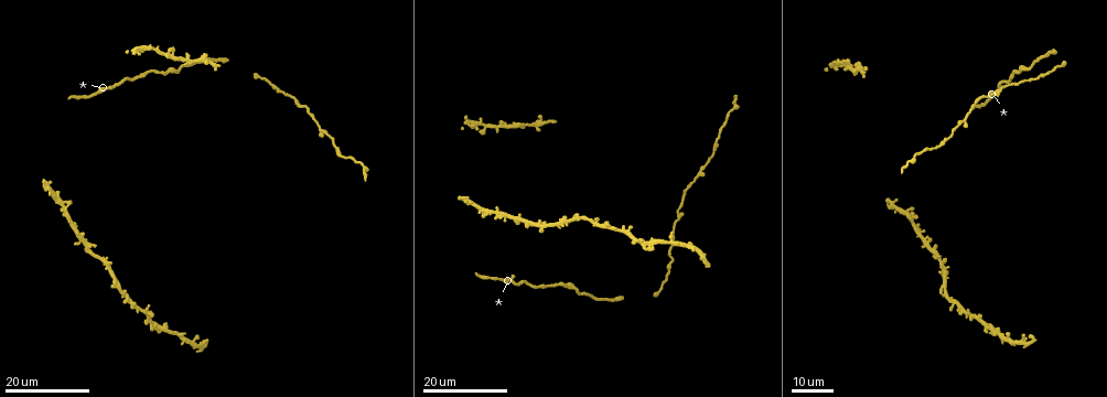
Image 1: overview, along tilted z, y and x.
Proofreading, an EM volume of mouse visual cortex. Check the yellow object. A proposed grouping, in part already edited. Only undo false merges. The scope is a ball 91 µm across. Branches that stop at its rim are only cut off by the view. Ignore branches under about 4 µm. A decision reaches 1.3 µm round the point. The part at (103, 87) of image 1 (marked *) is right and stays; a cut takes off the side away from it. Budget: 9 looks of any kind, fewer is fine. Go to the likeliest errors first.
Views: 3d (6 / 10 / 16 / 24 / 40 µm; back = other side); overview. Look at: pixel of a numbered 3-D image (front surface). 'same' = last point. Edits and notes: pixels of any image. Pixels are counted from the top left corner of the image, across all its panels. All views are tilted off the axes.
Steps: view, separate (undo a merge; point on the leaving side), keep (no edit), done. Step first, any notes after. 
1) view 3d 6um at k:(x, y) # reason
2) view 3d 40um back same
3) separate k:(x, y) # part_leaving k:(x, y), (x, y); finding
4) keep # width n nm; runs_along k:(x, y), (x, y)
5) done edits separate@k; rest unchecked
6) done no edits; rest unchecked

view 3d 24um at 1:(967, 120) # calibre changes

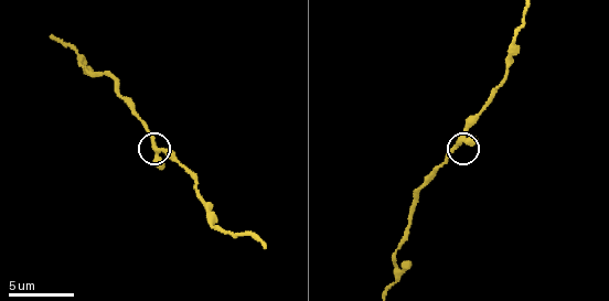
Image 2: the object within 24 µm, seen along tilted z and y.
view 3d 6um at 2:(460, 143)

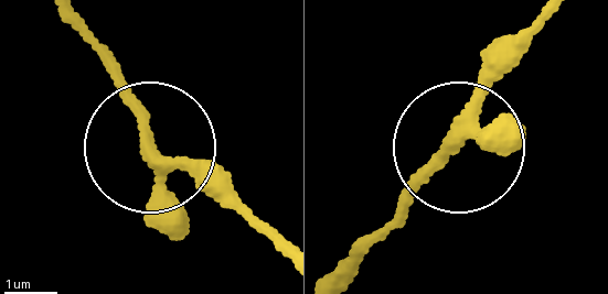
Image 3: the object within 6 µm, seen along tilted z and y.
keep # arms 3; runs_along 3:(338, 276), (455, 144), (488, 67), (547, 18); continuous, no second neuron

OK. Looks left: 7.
view 3d 24um at 1:(574, 286) # sudden change in width

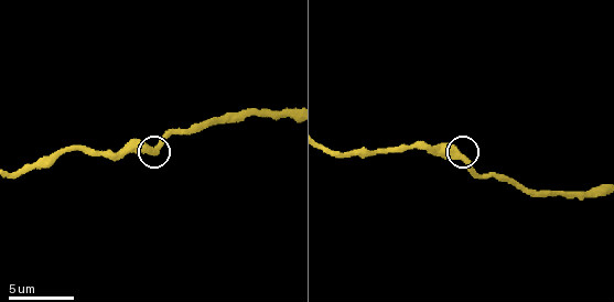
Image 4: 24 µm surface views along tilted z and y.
view 3d 10um at 4:(459, 156)

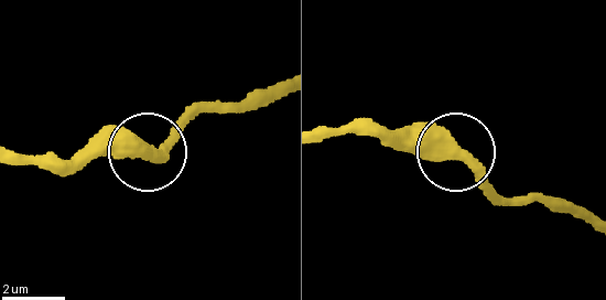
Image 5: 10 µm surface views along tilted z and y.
keep # runs_along 5:(14, 151), (160, 156), (180, 130); one neuron here

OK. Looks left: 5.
view 3d 24um at 1:(57, 194) # narrows sharply

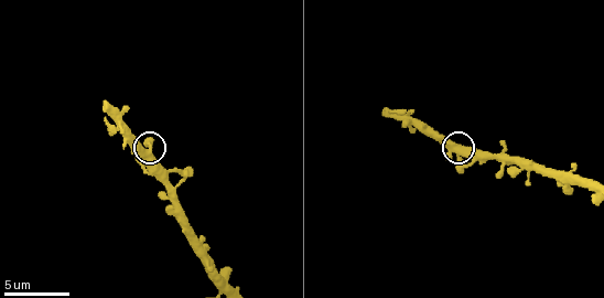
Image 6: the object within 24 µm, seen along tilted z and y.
view 3d 6um at 6:(149, 144)

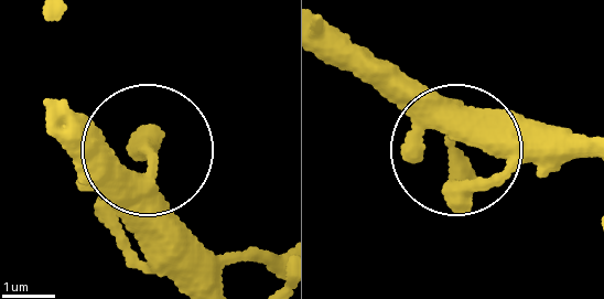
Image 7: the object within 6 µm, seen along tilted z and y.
keep # one neuron here

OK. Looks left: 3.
view 3d 24um at 1:(648, 240) # three arms meet

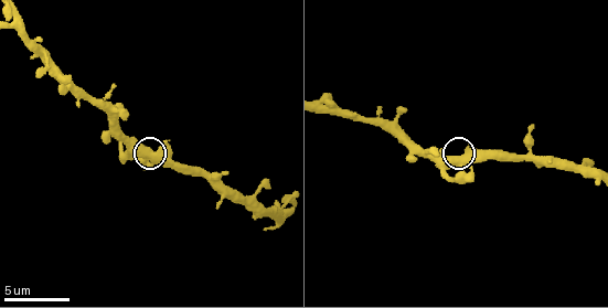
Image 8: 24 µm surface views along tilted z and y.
view 3d 6um at 8:(144, 149)

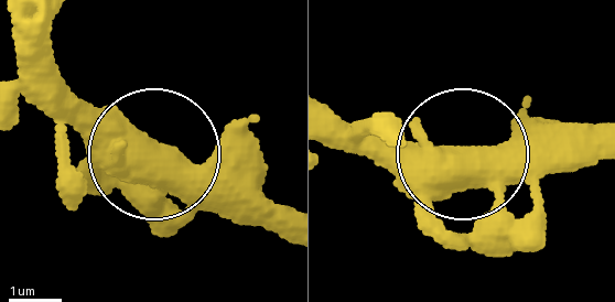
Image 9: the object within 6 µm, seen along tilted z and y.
keep # arms 3; all the same neuron

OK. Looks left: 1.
done no edits; rest unchecked

